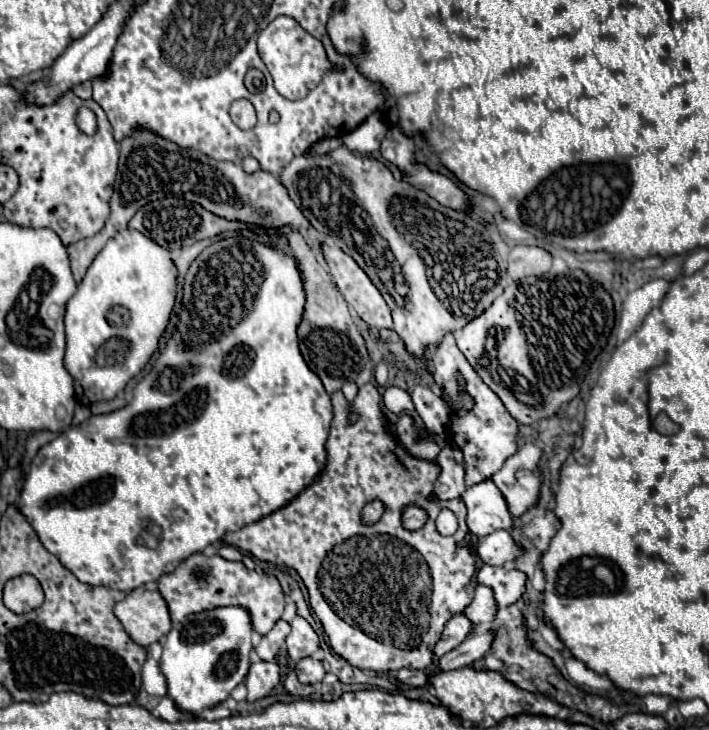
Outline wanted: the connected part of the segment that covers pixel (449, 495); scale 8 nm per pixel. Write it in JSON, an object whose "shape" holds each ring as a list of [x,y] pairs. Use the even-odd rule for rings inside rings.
{"shape":[[[443,447],[435,463],[441,467],[441,473],[435,481],[437,499],[457,499],[465,493],[465,469],[461,467],[461,451],[457,447]]]}

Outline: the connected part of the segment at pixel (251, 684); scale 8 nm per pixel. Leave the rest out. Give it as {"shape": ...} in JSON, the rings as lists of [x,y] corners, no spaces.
{"shape":[[[267,661],[253,663],[245,677],[245,685],[249,691],[247,701],[259,701],[259,699],[267,697],[277,683],[279,683],[277,663],[273,663],[273,661],[271,663],[267,663]]]}

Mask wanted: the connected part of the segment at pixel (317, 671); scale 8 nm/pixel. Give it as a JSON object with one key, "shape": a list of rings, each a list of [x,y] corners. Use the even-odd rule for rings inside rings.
{"shape":[[[311,657],[301,659],[301,661],[297,663],[297,667],[295,667],[295,673],[297,673],[299,681],[305,683],[305,685],[321,683],[323,677],[325,677],[325,669],[323,669],[321,661],[315,661],[315,659],[311,659]]]}

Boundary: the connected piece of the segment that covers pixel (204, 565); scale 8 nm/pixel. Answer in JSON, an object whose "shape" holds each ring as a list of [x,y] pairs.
{"shape":[[[203,553],[191,555],[189,559],[185,559],[185,563],[181,563],[181,567],[177,567],[177,571],[163,575],[159,579],[159,593],[169,605],[173,623],[183,621],[191,613],[237,605],[249,611],[253,631],[257,631],[259,635],[271,631],[273,623],[281,619],[285,607],[285,595],[275,577],[249,571],[243,563],[227,561],[221,555],[213,555],[213,557],[205,557]]]}

